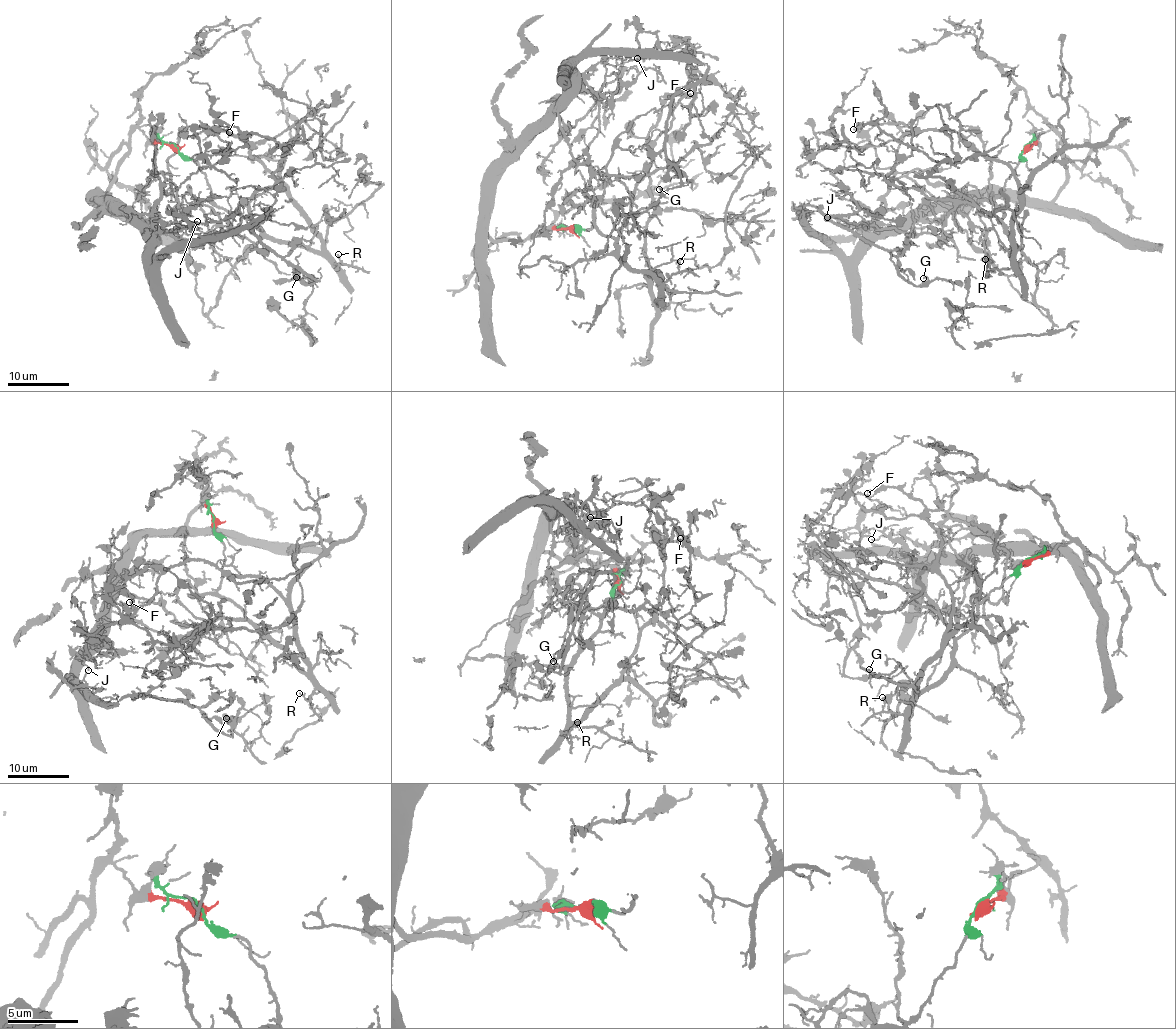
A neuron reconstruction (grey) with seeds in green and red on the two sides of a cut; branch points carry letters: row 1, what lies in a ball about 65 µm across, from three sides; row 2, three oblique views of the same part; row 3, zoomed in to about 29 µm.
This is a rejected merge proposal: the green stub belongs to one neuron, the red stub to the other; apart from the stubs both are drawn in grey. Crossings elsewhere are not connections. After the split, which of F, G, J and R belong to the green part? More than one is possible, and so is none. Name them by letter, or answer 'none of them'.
F, R

